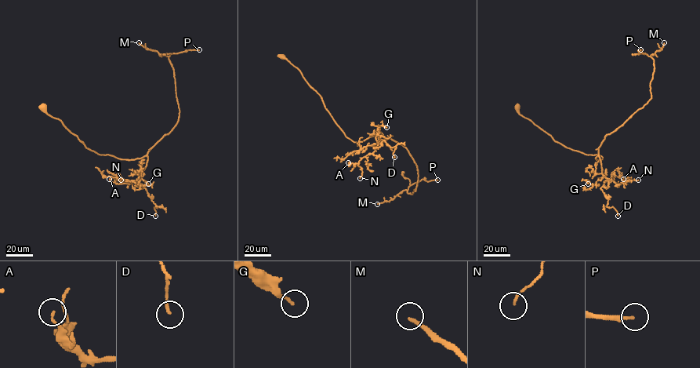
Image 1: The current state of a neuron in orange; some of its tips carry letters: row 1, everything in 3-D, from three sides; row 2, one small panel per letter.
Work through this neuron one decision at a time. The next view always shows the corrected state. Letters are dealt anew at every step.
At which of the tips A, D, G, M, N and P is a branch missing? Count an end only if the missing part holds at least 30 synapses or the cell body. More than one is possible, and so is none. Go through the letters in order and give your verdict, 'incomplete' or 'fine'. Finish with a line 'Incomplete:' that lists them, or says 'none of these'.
A: fine
D: fine
G: fine
M: incomplete
N: fine
P: incomplete
Incomplete: M, P

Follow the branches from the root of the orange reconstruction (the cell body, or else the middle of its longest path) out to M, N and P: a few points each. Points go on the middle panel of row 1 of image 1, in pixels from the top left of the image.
M: (281, 57), (347, 137), (381, 135), (408, 151), (418, 173), (415, 191), (377, 204)
N: (281, 57), (320, 95), (347, 137), (354, 142), (375, 135), (386, 139), (358, 162), (360, 178)
P: (281, 57), (347, 137), (381, 135), (406, 148), (418, 173), (408, 193), (422, 179), (437, 180)

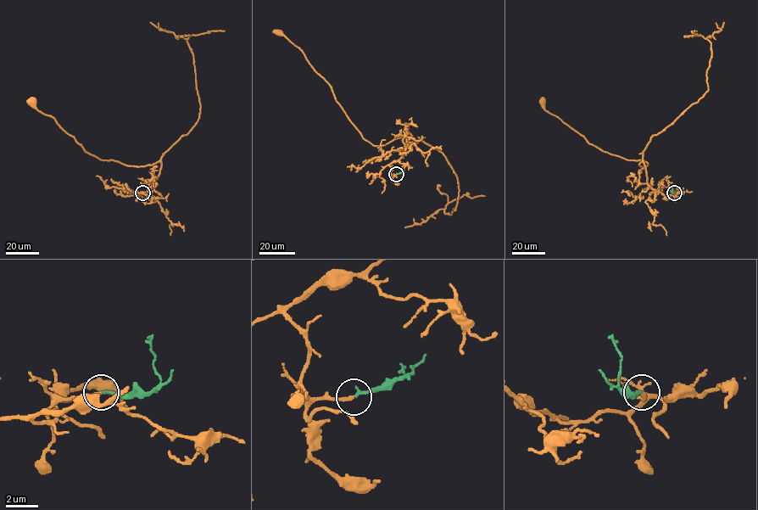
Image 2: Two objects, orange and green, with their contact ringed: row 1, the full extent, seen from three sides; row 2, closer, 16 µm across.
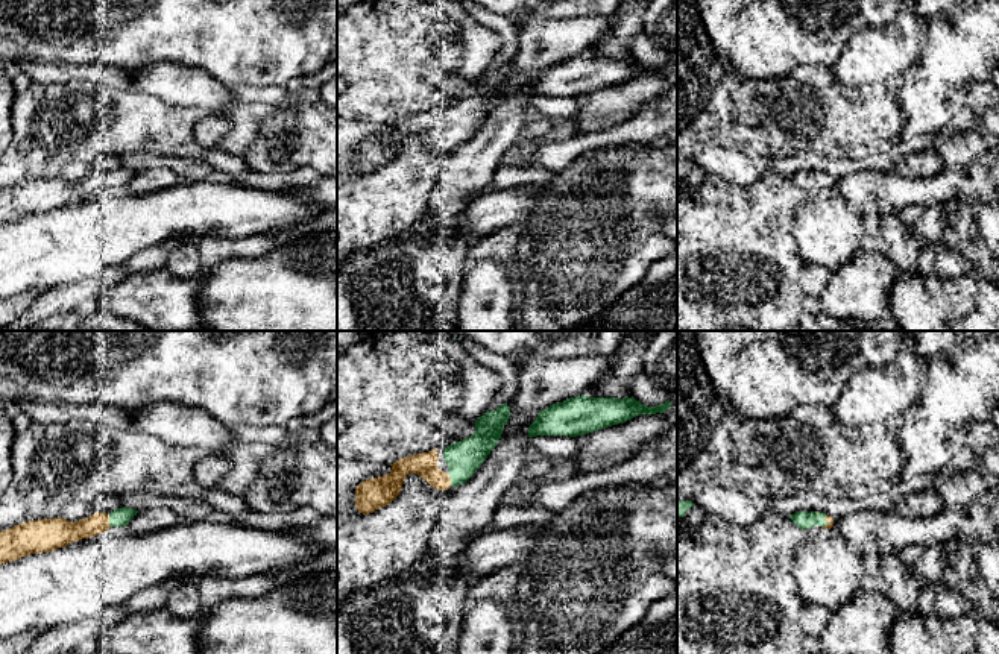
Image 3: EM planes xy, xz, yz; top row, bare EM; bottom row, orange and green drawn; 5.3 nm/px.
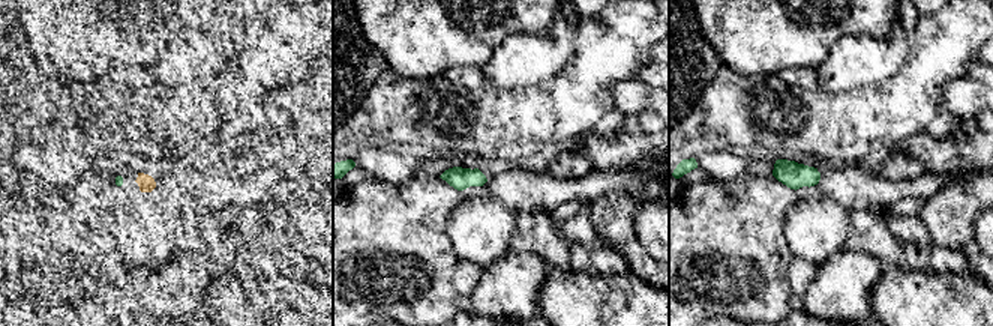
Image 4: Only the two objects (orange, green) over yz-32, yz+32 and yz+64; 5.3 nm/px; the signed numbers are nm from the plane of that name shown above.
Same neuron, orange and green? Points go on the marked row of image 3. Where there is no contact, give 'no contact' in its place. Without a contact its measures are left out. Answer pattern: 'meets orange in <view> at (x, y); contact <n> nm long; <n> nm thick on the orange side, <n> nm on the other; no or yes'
meets orange in xy at (108, 521); contact 70 nm long; 130 nm thick on the orange side, 100 nm on the other; yes

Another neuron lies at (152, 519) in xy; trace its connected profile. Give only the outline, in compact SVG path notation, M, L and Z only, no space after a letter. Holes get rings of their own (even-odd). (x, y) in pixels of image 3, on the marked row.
M156 507L138 511L126 525L128 531L135 536L167 530L179 524L179 516L170 508Z

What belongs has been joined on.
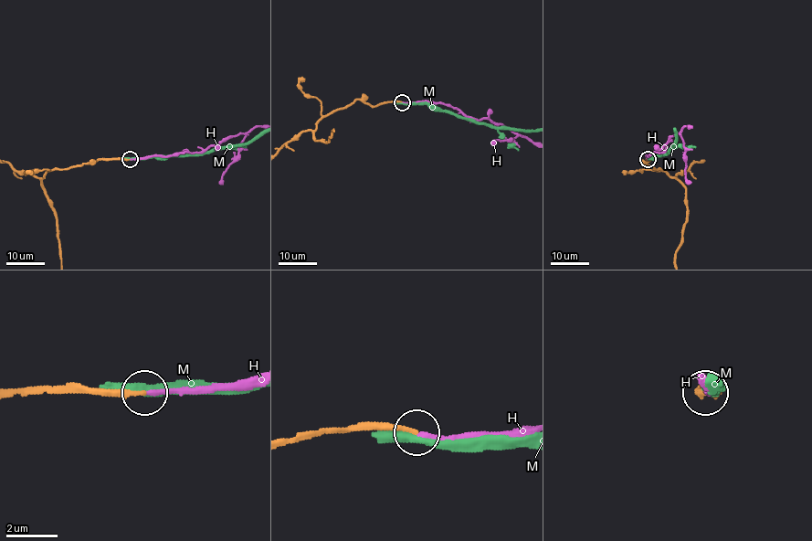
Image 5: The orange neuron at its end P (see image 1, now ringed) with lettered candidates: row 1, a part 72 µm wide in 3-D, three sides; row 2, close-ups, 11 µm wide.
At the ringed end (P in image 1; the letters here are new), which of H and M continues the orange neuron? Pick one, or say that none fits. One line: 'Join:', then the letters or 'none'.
Join: H

